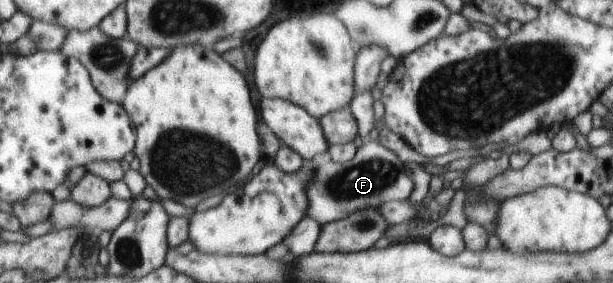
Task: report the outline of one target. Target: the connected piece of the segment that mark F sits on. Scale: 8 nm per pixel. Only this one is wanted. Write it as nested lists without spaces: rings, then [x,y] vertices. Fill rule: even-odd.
[[[373,137],[363,141],[361,147],[345,162],[335,162],[324,152],[316,155],[311,163],[313,183],[307,187],[309,207],[305,211],[305,219],[313,219],[321,225],[345,219],[353,211],[365,207],[378,207],[387,201],[403,201],[413,191],[413,181],[406,175],[407,166]]]

